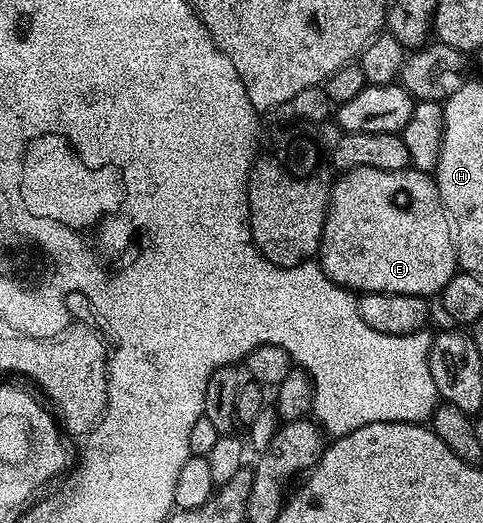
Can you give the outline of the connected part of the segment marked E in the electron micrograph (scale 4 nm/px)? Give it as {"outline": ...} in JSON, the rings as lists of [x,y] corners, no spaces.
{"outline":[[[412,168],[344,171],[329,192],[329,215],[325,217],[319,265],[332,282],[361,294],[410,294],[423,299],[428,299],[429,294],[440,295],[459,267],[451,219],[441,204],[434,175]]]}

